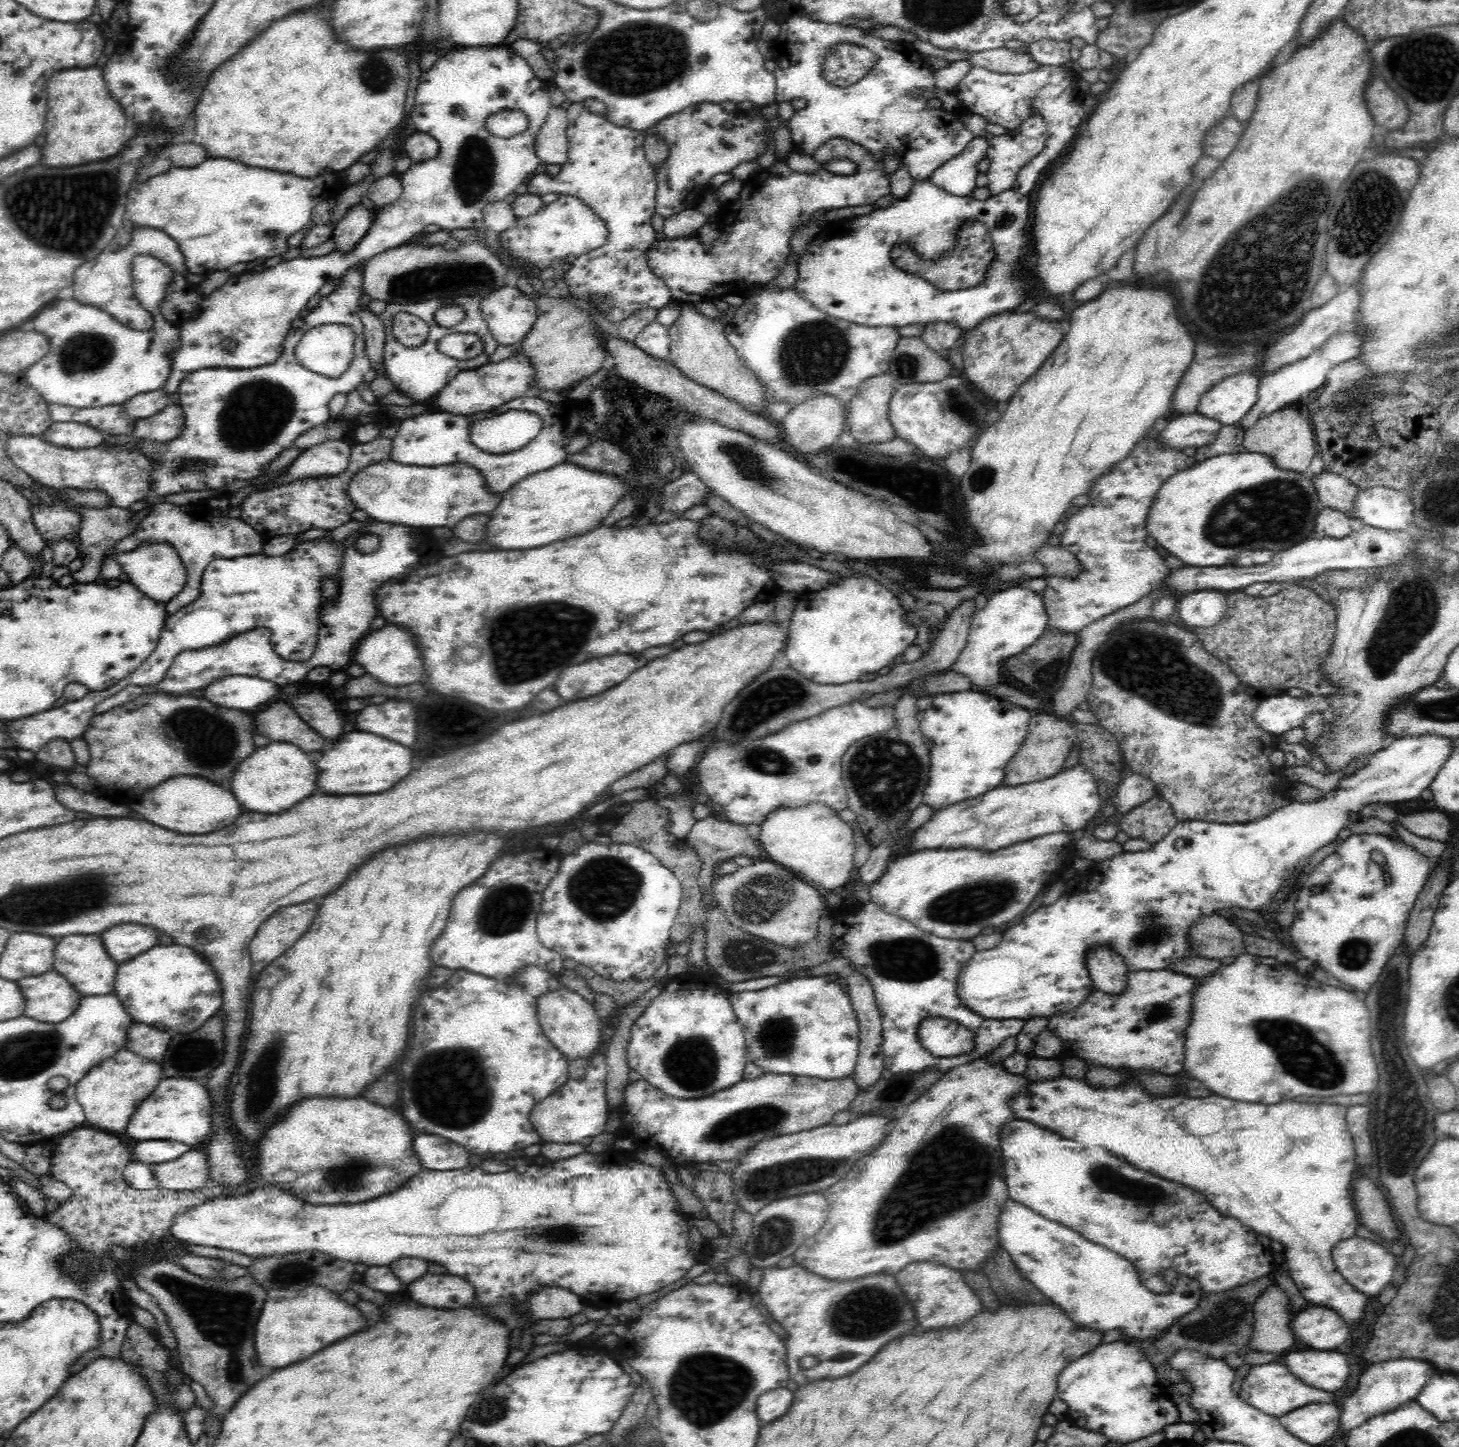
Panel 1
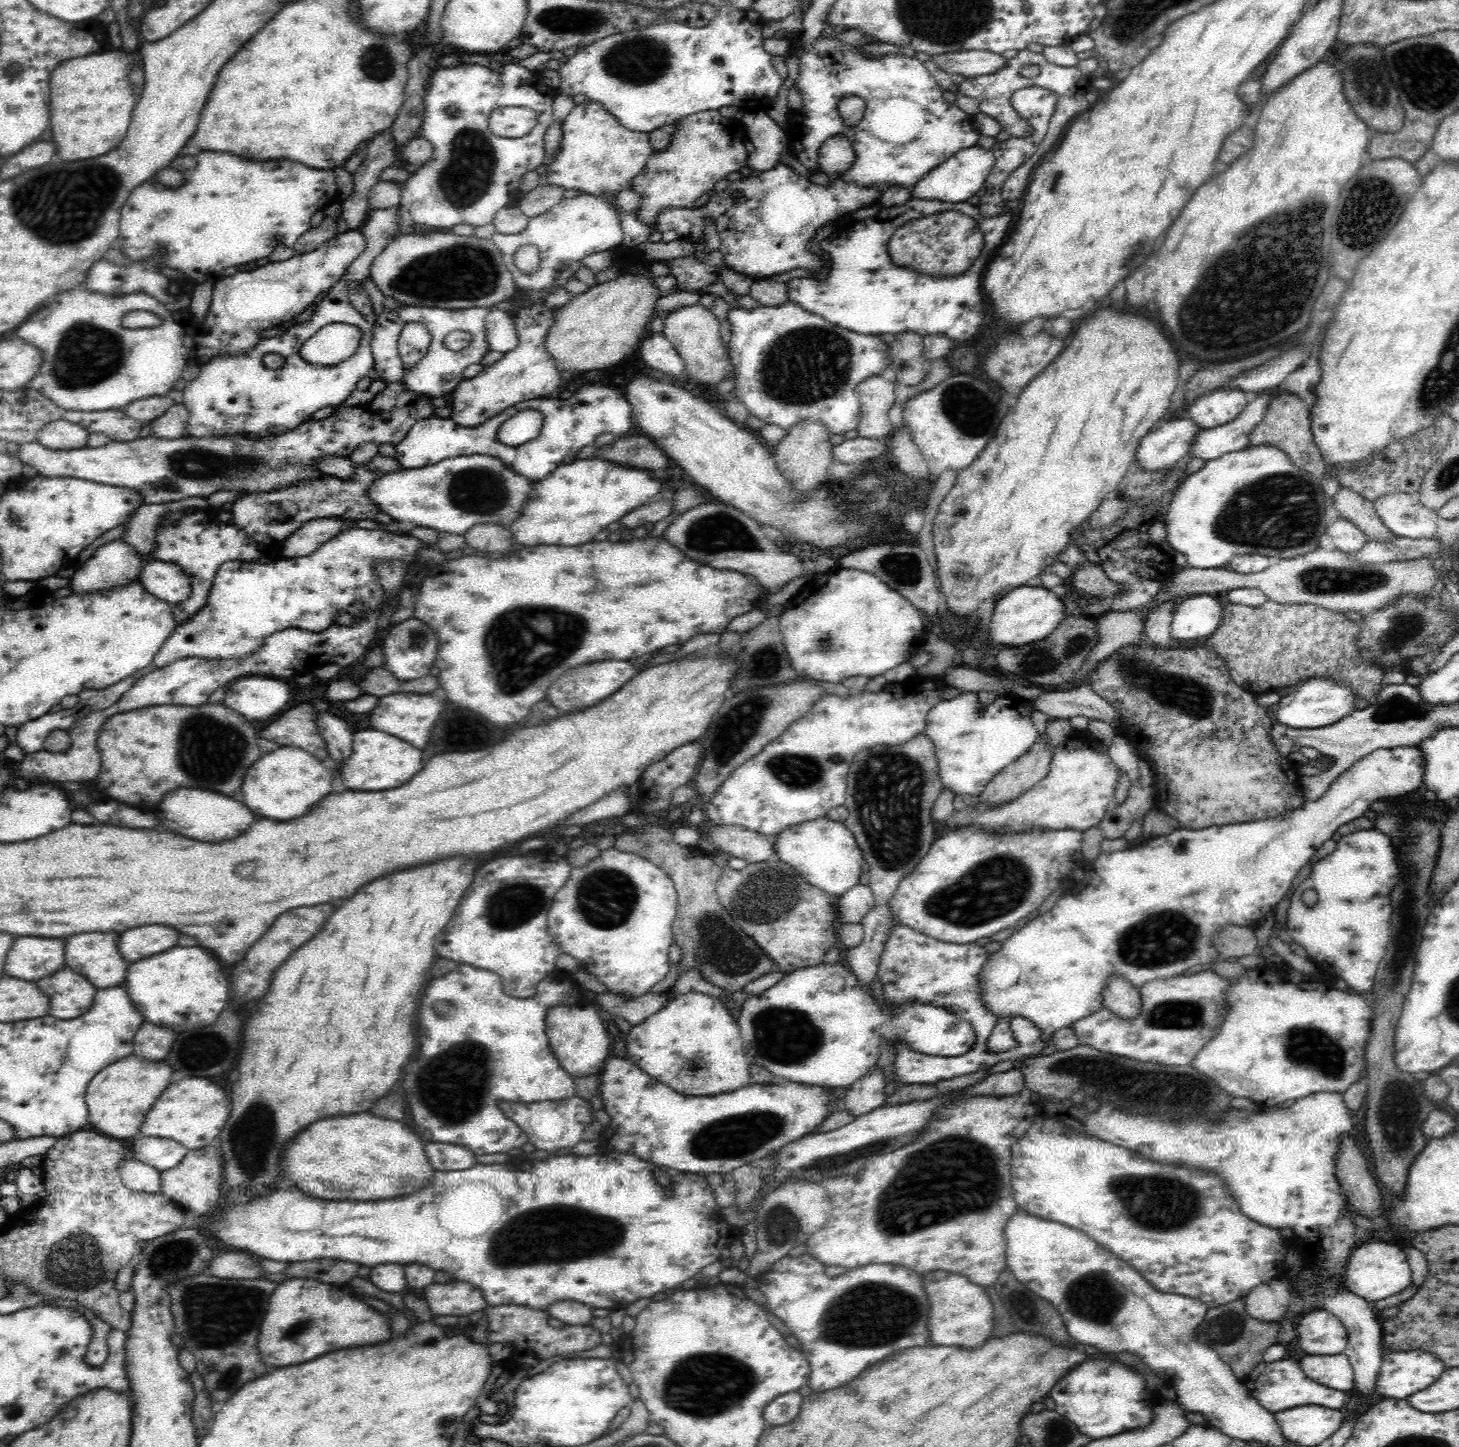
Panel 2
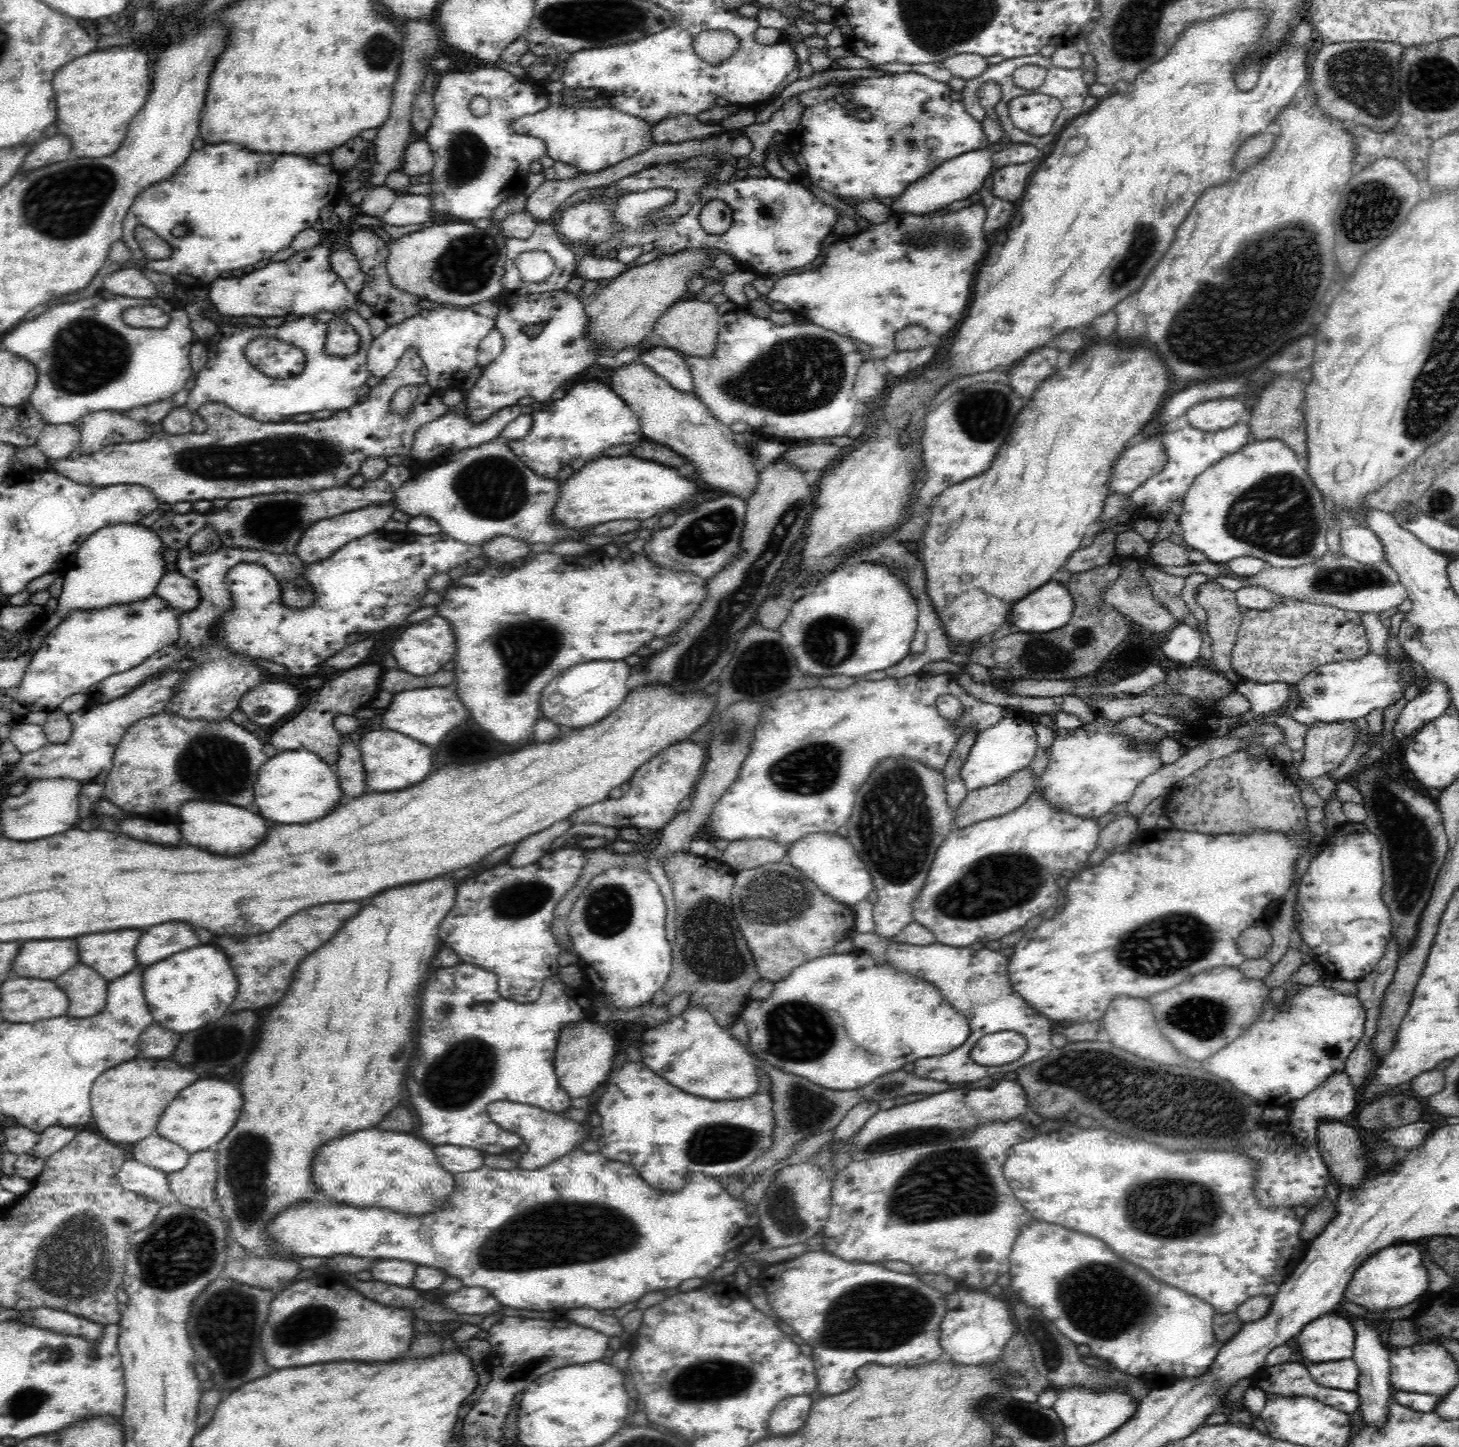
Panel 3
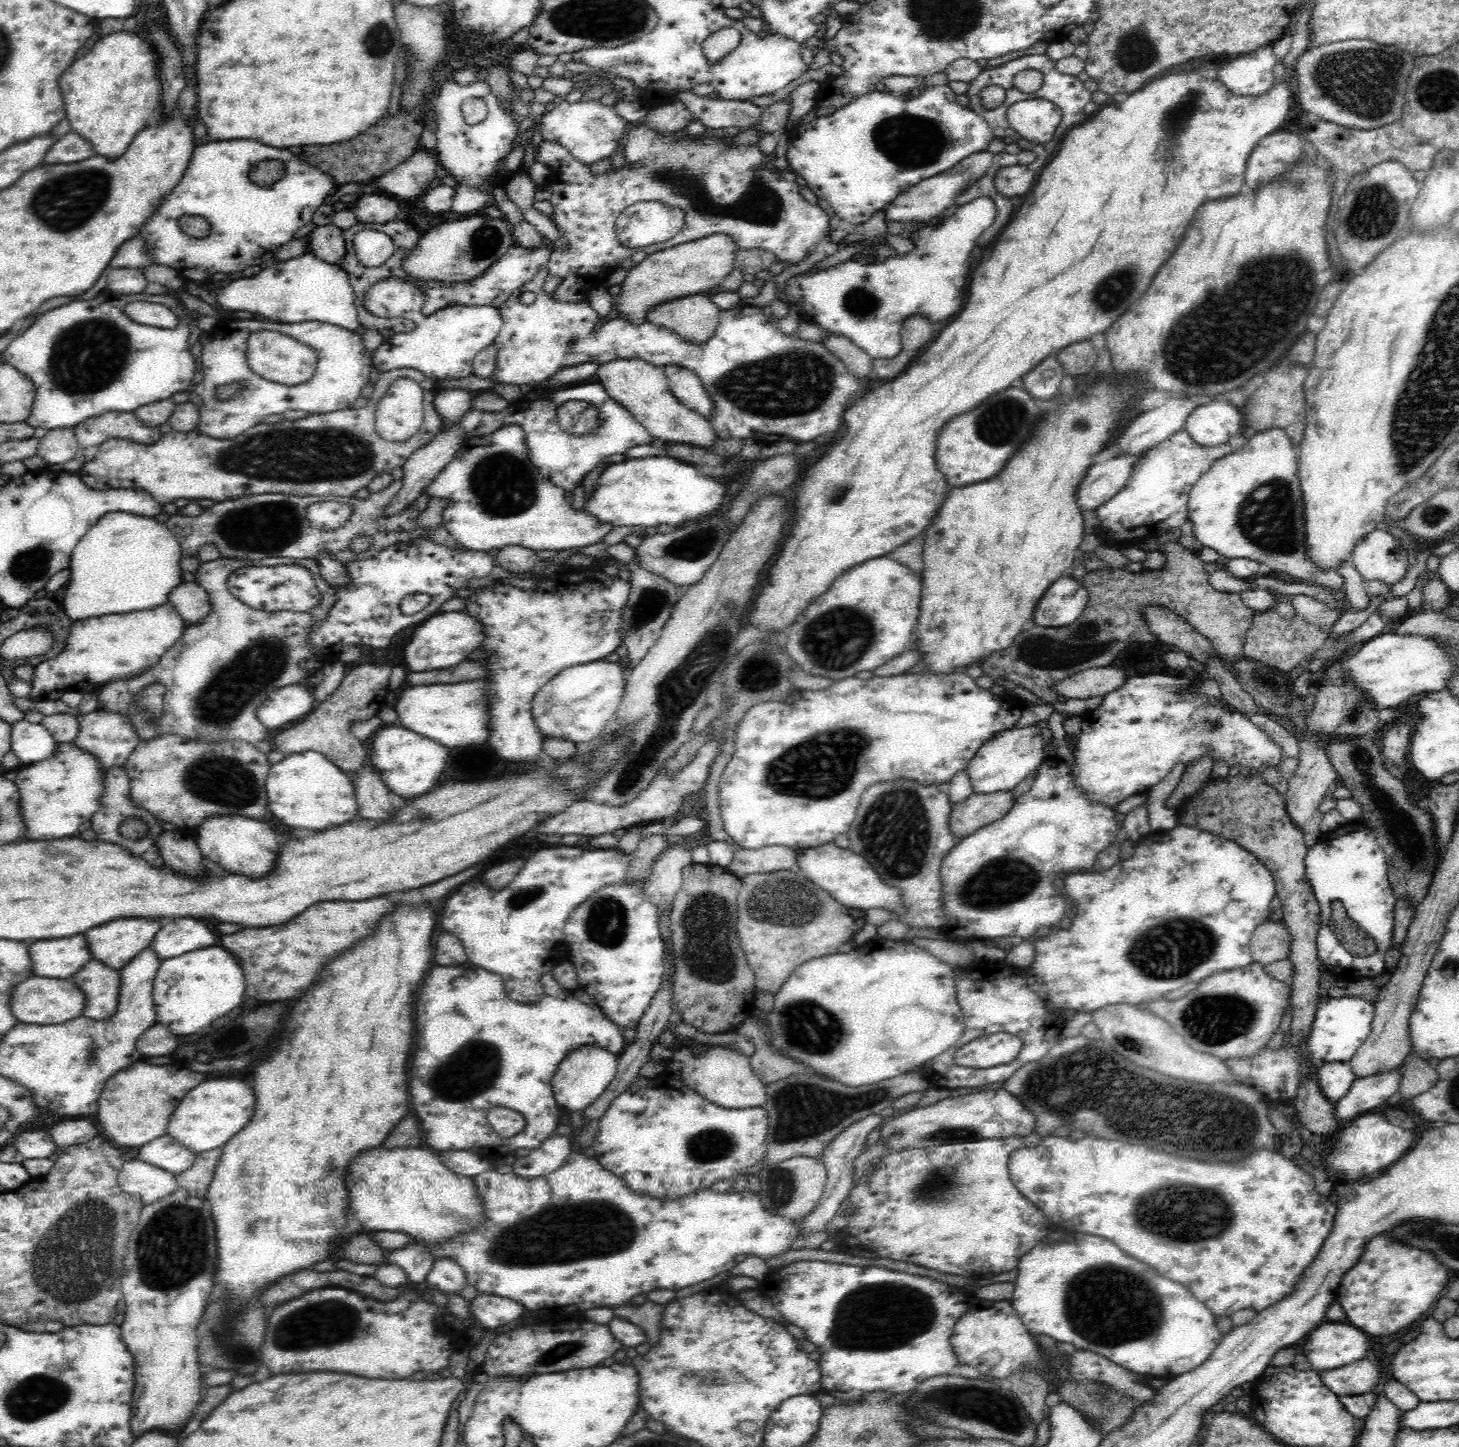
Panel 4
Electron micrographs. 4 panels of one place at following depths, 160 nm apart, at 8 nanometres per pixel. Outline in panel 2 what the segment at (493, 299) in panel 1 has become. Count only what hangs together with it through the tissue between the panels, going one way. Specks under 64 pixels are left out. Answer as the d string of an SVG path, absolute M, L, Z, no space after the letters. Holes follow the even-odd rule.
M489 308L485 320L486 343L488 343L488 352L501 352L502 354L510 352L516 348L518 337L516 329L512 323L512 317L507 311Z

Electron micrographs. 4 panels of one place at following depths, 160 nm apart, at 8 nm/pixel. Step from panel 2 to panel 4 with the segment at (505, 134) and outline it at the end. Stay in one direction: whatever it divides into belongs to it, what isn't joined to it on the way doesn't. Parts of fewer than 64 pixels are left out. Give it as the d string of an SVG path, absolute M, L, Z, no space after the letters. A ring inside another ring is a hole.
M600 100L556 105L552 112L541 118L541 122L544 138L563 146L582 164L592 164L614 154L614 150L616 151L620 145L622 135L628 129L626 119L619 116L615 108L605 106Z

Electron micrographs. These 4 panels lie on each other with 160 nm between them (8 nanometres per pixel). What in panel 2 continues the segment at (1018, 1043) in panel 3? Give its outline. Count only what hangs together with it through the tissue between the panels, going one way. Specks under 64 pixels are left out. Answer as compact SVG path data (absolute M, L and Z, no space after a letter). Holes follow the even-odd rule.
M1401 746L1391 749L1378 749L1371 752L1368 756L1357 760L1347 771L1344 771L1333 783L1328 787L1328 790L1315 801L1306 801L1303 807L1287 812L1285 815L1274 817L1268 820L1257 820L1249 823L1229 824L1211 826L1203 829L1176 829L1166 835L1143 838L1133 843L1128 849L1123 851L1101 852L1096 859L1092 861L1090 870L1086 872L1083 879L1077 883L1072 894L1066 894L1052 910L1039 914L1032 921L1026 920L1022 923L1019 930L1015 931L999 952L992 953L990 960L982 967L979 982L980 993L982 993L982 1002L998 1017L997 1025L994 1027L992 1034L988 1036L986 1042L986 1051L990 1054L1003 1053L1012 1050L1017 1042L1014 1040L1013 1032L1008 1026L1008 1018L1010 1016L1024 1016L1029 1018L1043 1032L1041 1036L1045 1039L1051 1036L1053 1032L1064 1027L1071 1027L1077 1020L1082 1020L1085 1016L1090 1016L1092 1013L1098 1012L1103 1007L1104 984L1112 974L1120 974L1122 979L1130 982L1133 987L1140 990L1144 984L1158 979L1169 979L1172 977L1180 977L1185 973L1191 973L1198 969L1203 969L1215 962L1219 962L1222 957L1214 948L1214 937L1218 932L1222 932L1228 926L1250 927L1254 930L1258 927L1260 918L1265 914L1274 910L1276 904L1286 896L1288 890L1292 886L1292 880L1296 878L1296 874L1304 864L1310 861L1312 856L1322 848L1322 844L1333 834L1337 833L1337 828L1342 824L1348 824L1355 818L1360 818L1368 810L1372 810L1370 806L1378 804L1380 800L1388 800L1414 792L1416 788L1422 786L1422 767L1424 757L1422 751L1416 746Z

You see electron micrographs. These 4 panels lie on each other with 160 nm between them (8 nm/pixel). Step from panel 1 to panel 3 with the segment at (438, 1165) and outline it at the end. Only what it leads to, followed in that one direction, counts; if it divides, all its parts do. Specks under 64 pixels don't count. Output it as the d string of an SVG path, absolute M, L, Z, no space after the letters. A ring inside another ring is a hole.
M452 1145L433 1146L440 1166L453 1175L463 1172L472 1172L482 1168L484 1155L470 1147Z

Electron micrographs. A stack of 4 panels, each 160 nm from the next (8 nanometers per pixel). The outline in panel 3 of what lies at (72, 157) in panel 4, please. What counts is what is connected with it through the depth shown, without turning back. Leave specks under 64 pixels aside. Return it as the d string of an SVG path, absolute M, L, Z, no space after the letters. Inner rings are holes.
M58 134L50 140L44 140L38 146L34 146L19 170L34 170L34 168L42 168L42 166L60 162L60 160L66 160L70 156L70 150L72 150L72 146L70 146L68 138L64 134Z

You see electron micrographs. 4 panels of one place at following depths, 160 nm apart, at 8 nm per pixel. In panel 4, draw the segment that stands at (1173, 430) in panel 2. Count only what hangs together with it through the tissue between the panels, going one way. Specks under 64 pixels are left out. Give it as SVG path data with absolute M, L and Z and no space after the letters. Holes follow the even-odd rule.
M1122 456L1092 464L1076 488L1078 509L1081 512L1098 509L1100 504L1108 502L1112 496L1124 489L1138 460L1136 456Z

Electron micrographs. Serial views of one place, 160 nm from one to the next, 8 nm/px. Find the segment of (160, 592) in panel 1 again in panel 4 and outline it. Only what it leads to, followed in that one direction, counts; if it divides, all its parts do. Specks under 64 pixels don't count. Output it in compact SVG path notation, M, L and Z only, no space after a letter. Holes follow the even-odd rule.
M191 578L169 594L169 603L175 606L187 626L203 623L212 612L209 594Z

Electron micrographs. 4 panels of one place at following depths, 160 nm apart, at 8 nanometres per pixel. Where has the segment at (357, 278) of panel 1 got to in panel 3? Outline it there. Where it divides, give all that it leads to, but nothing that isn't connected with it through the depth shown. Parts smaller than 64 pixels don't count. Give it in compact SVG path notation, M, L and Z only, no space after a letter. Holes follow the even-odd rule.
M399 194L392 206L380 219L384 226L408 226L408 224L424 224L432 219L434 203L429 194ZM348 311L344 319L360 337L356 352L352 352L350 356L328 354L325 351L327 325L309 317L290 318L294 322L275 327L244 326L242 322L238 325L218 325L216 334L208 342L204 342L208 360L204 368L197 372L195 385L189 390L189 397L185 402L185 407L193 416L193 432L203 433L207 429L199 408L208 402L224 403L240 415L261 423L284 422L294 414L312 414L318 410L343 411L358 404L358 389L368 382L371 375L367 367L367 352L373 340L368 321L362 319L356 311ZM258 336L290 342L297 346L299 352L303 351L306 364L301 375L280 380L258 372L251 365L252 360L246 356L244 348Z

